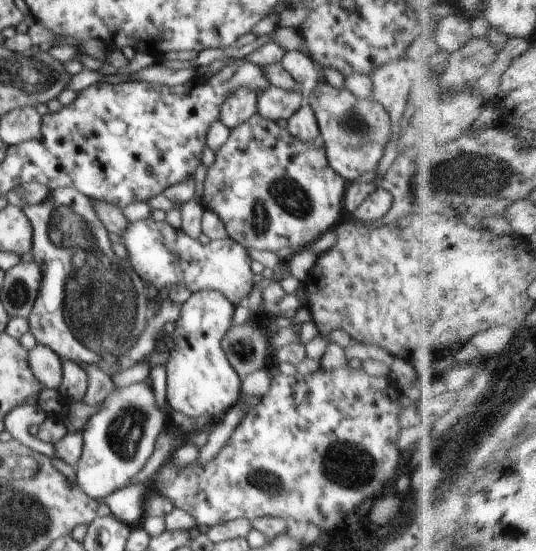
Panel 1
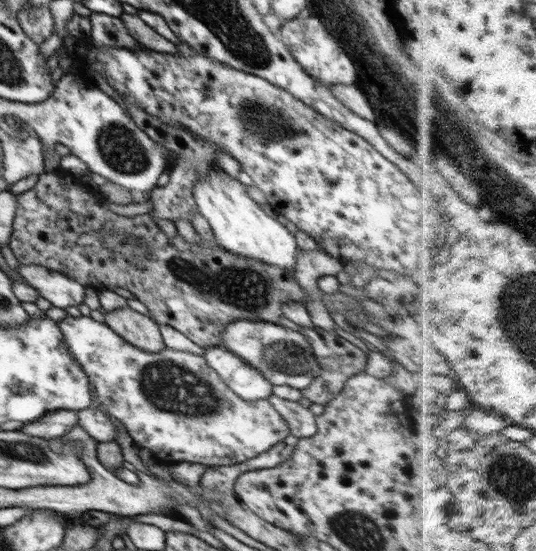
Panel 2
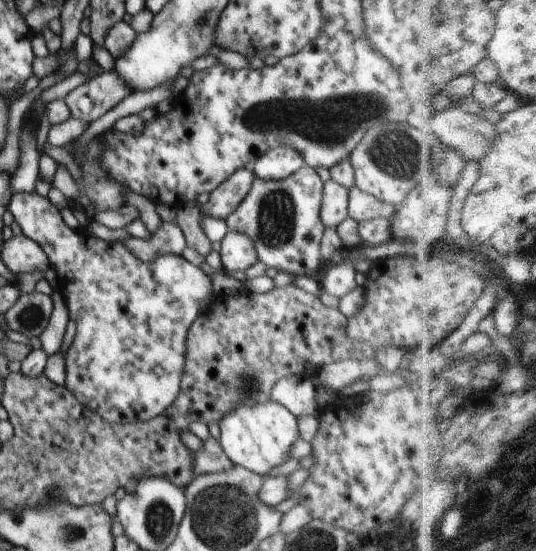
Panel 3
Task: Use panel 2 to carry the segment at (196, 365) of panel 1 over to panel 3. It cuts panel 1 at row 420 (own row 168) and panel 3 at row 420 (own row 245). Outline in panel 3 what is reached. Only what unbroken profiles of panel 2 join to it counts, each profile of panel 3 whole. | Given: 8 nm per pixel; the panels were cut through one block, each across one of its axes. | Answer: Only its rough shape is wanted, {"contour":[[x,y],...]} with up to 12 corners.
{"contour":[[272,399],[220,420],[235,465],[263,477],[290,459],[296,419]]}

